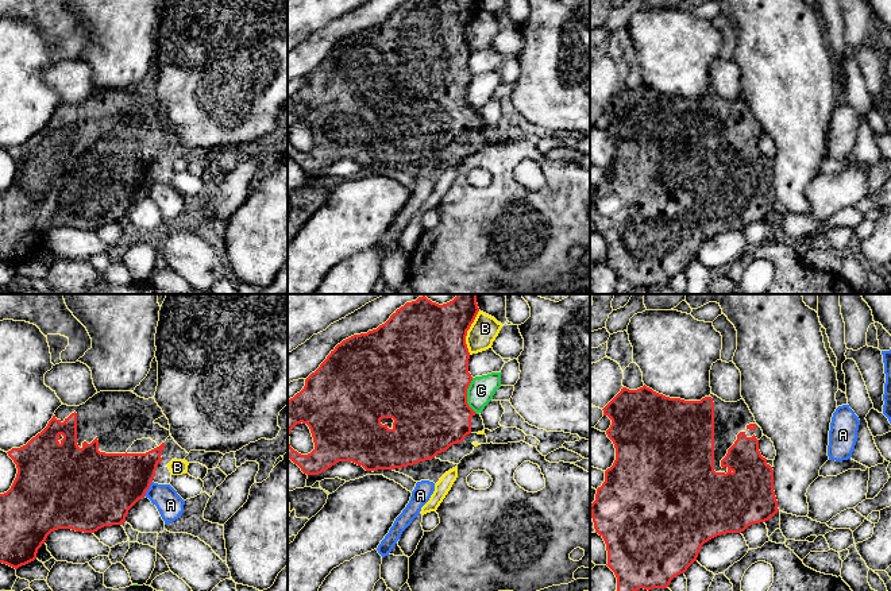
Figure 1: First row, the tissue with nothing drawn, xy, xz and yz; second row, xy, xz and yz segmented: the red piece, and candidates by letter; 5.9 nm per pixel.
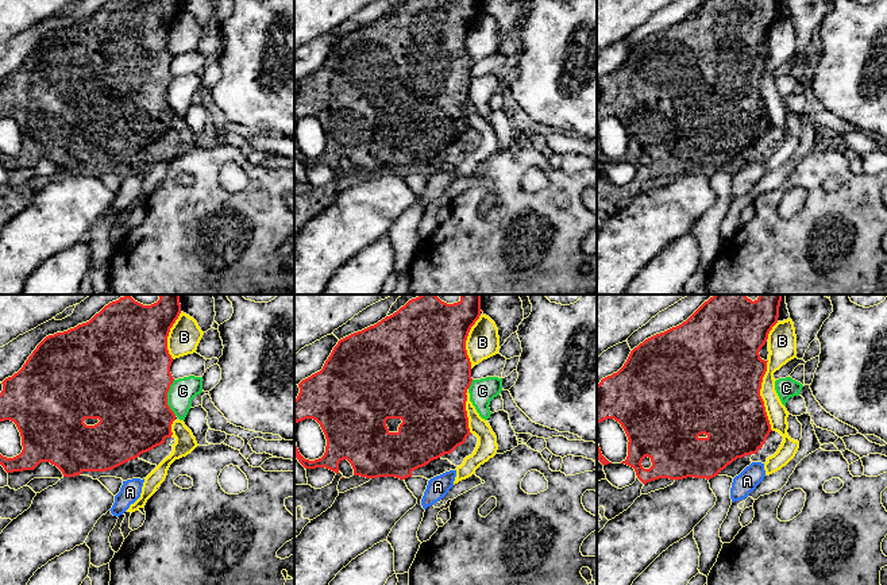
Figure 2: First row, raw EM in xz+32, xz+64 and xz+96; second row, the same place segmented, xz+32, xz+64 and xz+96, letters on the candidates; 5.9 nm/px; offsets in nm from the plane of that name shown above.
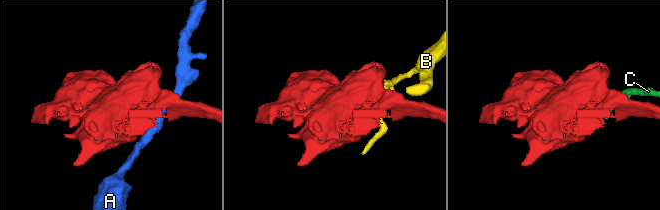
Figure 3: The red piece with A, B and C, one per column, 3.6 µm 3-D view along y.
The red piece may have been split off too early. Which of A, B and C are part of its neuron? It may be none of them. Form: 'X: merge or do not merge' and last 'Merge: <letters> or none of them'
A: do not merge
B: do not merge
C: do not merge
Merge: none of them

